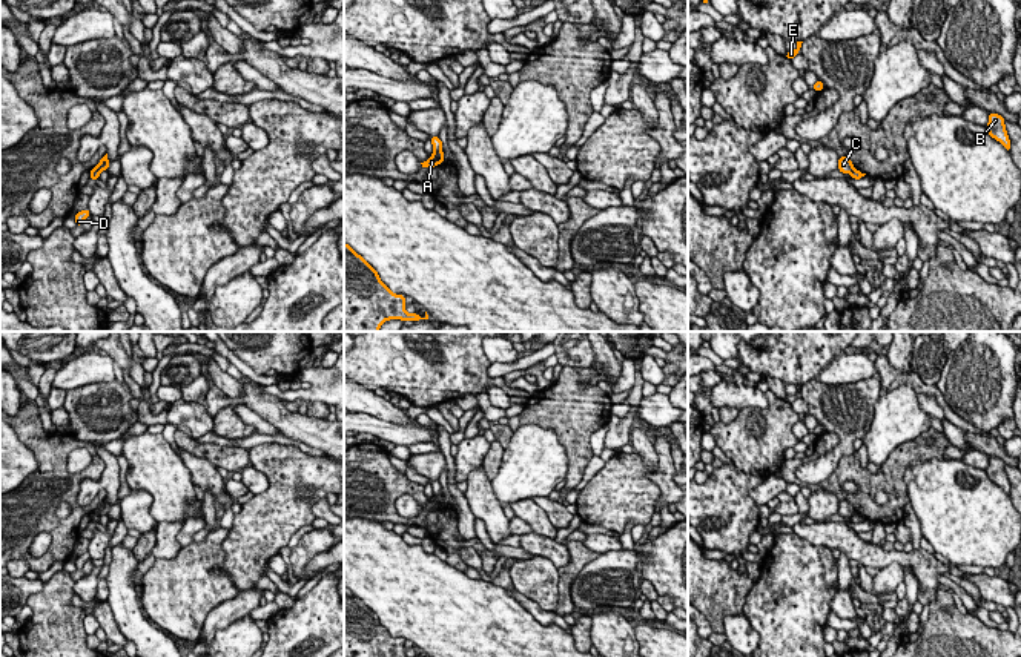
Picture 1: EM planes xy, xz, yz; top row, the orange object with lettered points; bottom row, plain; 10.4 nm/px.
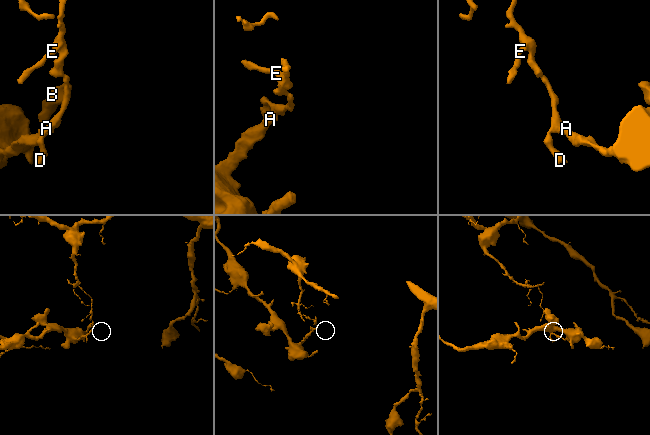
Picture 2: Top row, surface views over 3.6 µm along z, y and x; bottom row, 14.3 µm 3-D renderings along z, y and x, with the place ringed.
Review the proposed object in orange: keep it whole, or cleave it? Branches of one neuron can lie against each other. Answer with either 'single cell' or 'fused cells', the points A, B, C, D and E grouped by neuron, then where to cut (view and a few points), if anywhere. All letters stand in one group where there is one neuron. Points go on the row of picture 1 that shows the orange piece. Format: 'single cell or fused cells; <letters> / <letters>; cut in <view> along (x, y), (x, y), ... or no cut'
fused cells; A B / C D E; cut in xz along (435, 149), (441, 152)

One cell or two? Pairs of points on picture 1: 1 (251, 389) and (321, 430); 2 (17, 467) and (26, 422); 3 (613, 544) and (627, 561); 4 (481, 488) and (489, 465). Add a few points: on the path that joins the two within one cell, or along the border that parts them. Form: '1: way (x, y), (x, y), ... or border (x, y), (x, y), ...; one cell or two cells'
1: way (267, 406), (286, 422), (304, 429); one cell
2: border (16, 432), (37, 458), (37, 467), (26, 478); two cells
3: border (621, 548), (601, 554); two cells
4: border (481, 467), (490, 482); two cells

